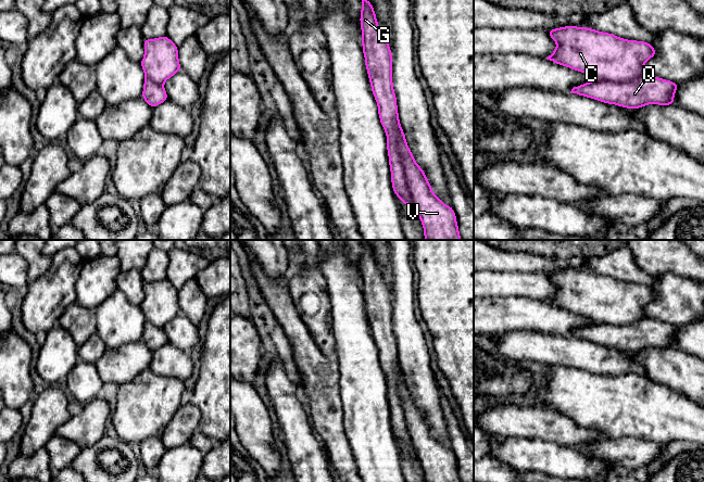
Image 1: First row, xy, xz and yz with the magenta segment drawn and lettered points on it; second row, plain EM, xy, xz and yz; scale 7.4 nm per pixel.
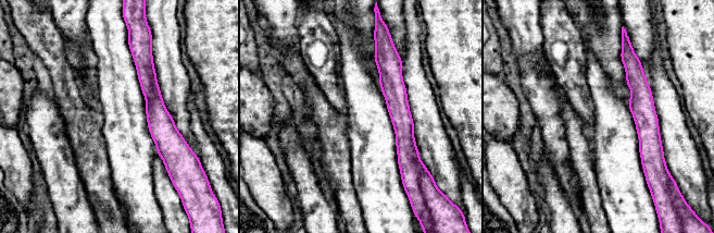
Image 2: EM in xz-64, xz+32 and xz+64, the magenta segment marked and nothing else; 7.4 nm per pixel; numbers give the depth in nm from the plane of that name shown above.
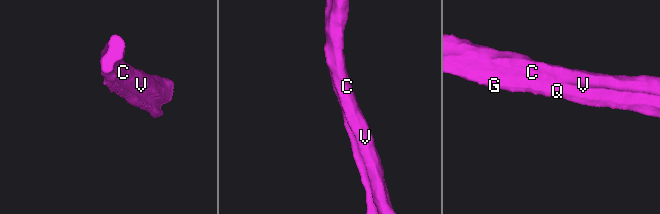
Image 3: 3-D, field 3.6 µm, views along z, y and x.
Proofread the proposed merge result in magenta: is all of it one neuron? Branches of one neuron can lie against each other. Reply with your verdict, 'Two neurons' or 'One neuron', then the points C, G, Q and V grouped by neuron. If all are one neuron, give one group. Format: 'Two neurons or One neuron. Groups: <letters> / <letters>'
One neuron. Groups: C G Q V

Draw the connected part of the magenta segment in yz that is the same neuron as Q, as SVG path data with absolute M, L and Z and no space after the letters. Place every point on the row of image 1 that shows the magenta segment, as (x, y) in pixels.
M574 25L550 29L545 33L557 43L554 52L545 59L573 71L591 75L596 79L574 87L570 93L631 110L649 104L675 104L678 83L649 76L643 68L645 62L656 55L656 50L651 43L627 40L611 33Z

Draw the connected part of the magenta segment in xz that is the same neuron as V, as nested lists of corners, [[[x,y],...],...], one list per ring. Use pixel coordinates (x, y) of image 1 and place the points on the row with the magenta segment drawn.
[[[362,0],[360,16],[362,29],[362,47],[365,58],[365,66],[368,74],[370,88],[378,105],[378,116],[380,124],[387,136],[387,151],[391,172],[391,185],[394,194],[404,205],[414,205],[415,211],[424,227],[425,240],[462,240],[458,232],[456,215],[451,205],[447,205],[432,192],[431,185],[425,172],[415,162],[411,149],[407,145],[405,134],[402,130],[397,96],[392,81],[392,52],[390,46],[377,23],[373,4],[368,0]]]

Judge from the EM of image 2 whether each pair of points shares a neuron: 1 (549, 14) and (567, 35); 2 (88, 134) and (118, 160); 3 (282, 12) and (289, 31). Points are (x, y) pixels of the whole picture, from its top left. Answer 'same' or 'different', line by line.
1: same
2: different
3: same

